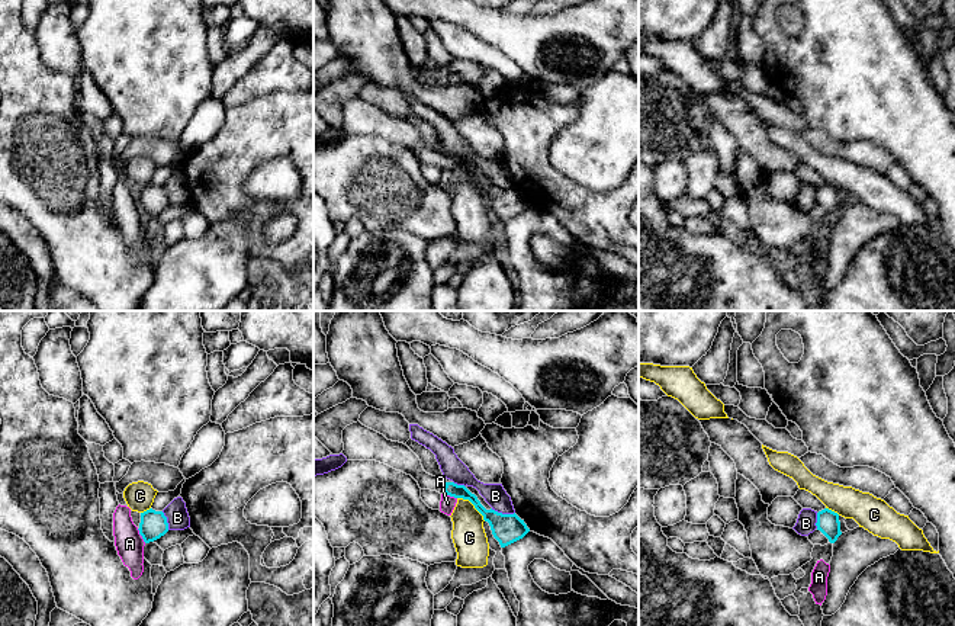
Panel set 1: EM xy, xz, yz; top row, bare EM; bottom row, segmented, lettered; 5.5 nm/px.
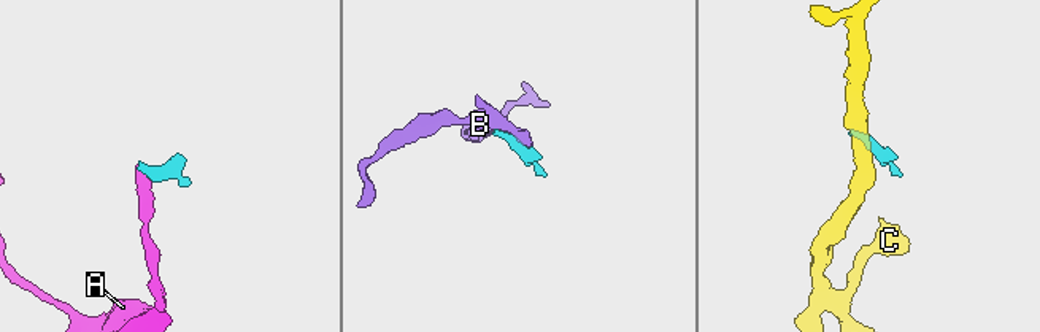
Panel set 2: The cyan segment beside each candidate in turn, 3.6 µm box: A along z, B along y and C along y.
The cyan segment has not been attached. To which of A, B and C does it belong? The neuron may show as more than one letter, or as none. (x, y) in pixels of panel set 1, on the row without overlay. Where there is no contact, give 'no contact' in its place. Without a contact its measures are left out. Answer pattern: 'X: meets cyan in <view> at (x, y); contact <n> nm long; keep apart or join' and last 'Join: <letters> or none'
A: meets cyan in xy at (141, 209); contact 90 nm long; keep apart
B: meets cyan in xz at (501, 188); contact 140 nm long; keep apart
C: meets cyan in xz at (473, 179); contact 200 nm long; keep apart
Join: none

